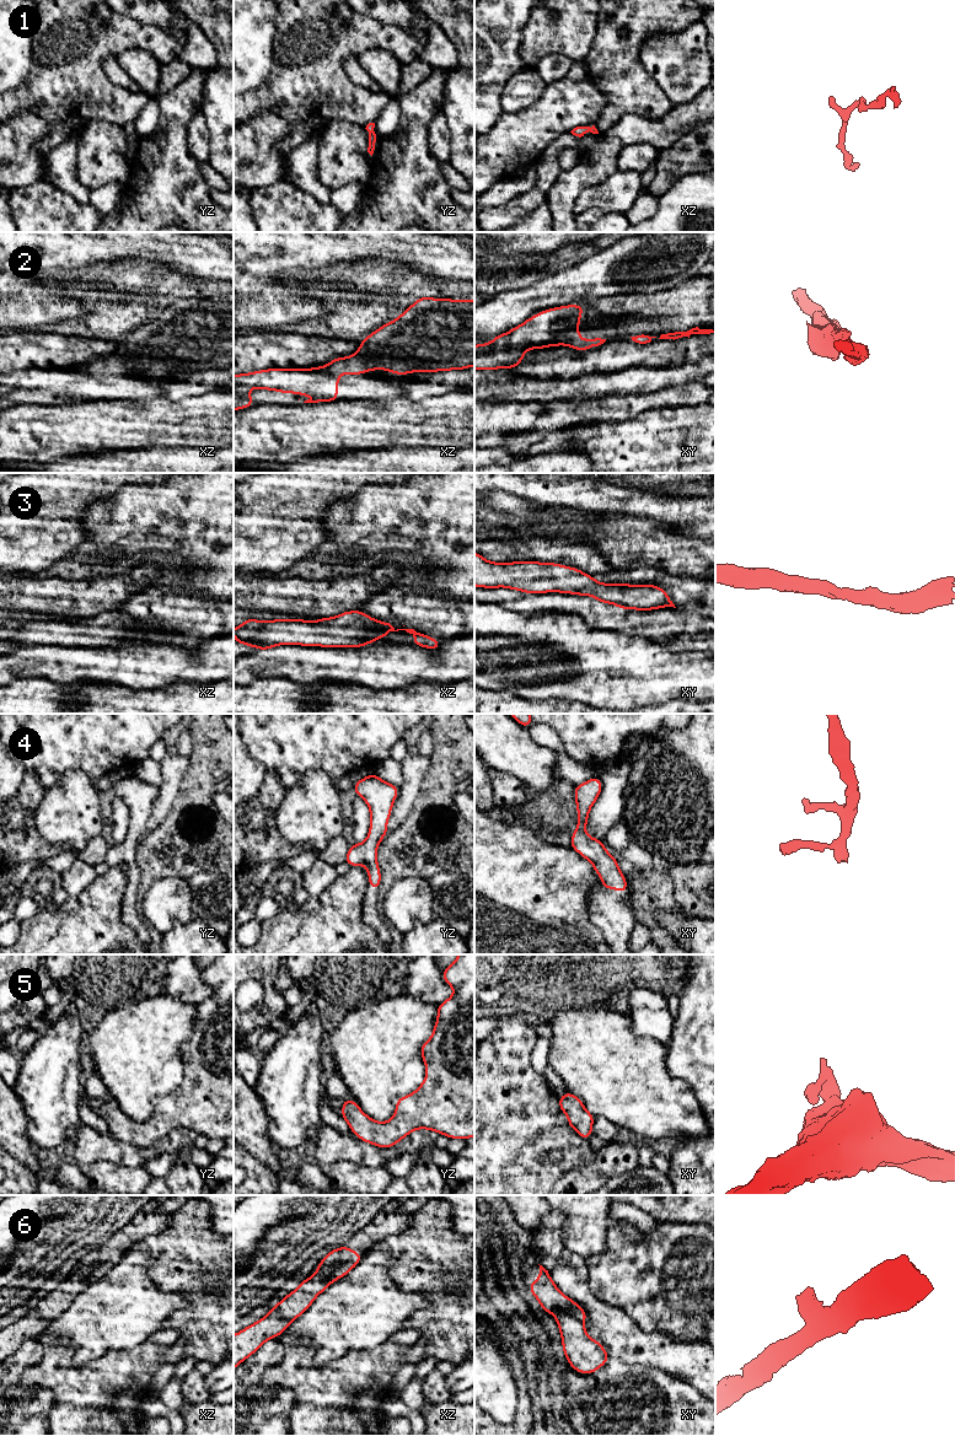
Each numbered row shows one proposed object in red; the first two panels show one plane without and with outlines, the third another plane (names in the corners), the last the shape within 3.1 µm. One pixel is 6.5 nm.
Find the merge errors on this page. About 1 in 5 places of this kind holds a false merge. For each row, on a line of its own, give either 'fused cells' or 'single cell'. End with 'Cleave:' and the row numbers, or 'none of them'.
1: single cell
2: single cell
3: single cell
4: single cell
5: single cell
6: fused cells
Cleave: 6

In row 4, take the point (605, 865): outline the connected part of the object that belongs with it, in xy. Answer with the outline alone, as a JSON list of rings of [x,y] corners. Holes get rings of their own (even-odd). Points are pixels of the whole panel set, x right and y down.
[[[596,775],[580,785],[575,785],[578,825],[570,839],[570,846],[592,864],[596,875],[603,880],[601,889],[612,888],[617,892],[628,892],[628,884],[618,867],[617,857],[605,849],[603,841],[585,833],[590,808],[596,802],[602,786],[602,781]]]

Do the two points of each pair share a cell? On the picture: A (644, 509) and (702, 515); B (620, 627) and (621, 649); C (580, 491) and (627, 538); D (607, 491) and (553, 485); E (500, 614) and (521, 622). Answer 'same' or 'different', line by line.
A: same
B: different
C: different
D: same
E: same

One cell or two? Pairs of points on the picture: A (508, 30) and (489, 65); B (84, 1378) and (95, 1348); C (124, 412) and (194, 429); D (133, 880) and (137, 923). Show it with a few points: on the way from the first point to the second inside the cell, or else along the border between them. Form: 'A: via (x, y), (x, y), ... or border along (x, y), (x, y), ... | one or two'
A: via (499, 38), (489, 48), (489, 57) | one
B: border along (66, 1343), (79, 1365), (117, 1349) | two
C: via (141, 423), (177, 425) | one
D: via (132, 891), (130, 912) | one

